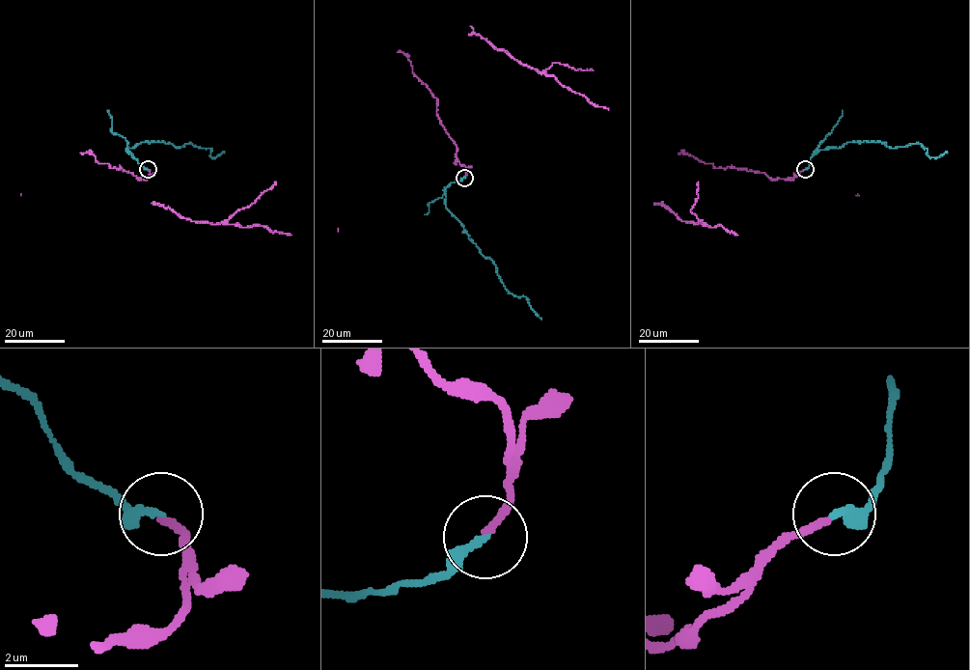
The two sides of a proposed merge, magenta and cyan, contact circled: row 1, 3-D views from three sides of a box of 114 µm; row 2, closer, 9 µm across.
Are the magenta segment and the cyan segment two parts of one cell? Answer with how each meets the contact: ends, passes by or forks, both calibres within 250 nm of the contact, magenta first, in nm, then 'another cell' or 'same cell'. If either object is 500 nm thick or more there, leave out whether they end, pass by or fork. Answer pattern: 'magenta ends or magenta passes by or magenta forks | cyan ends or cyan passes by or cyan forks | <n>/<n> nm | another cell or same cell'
magenta ends | cyan ends | 200/260 nm | same cell

